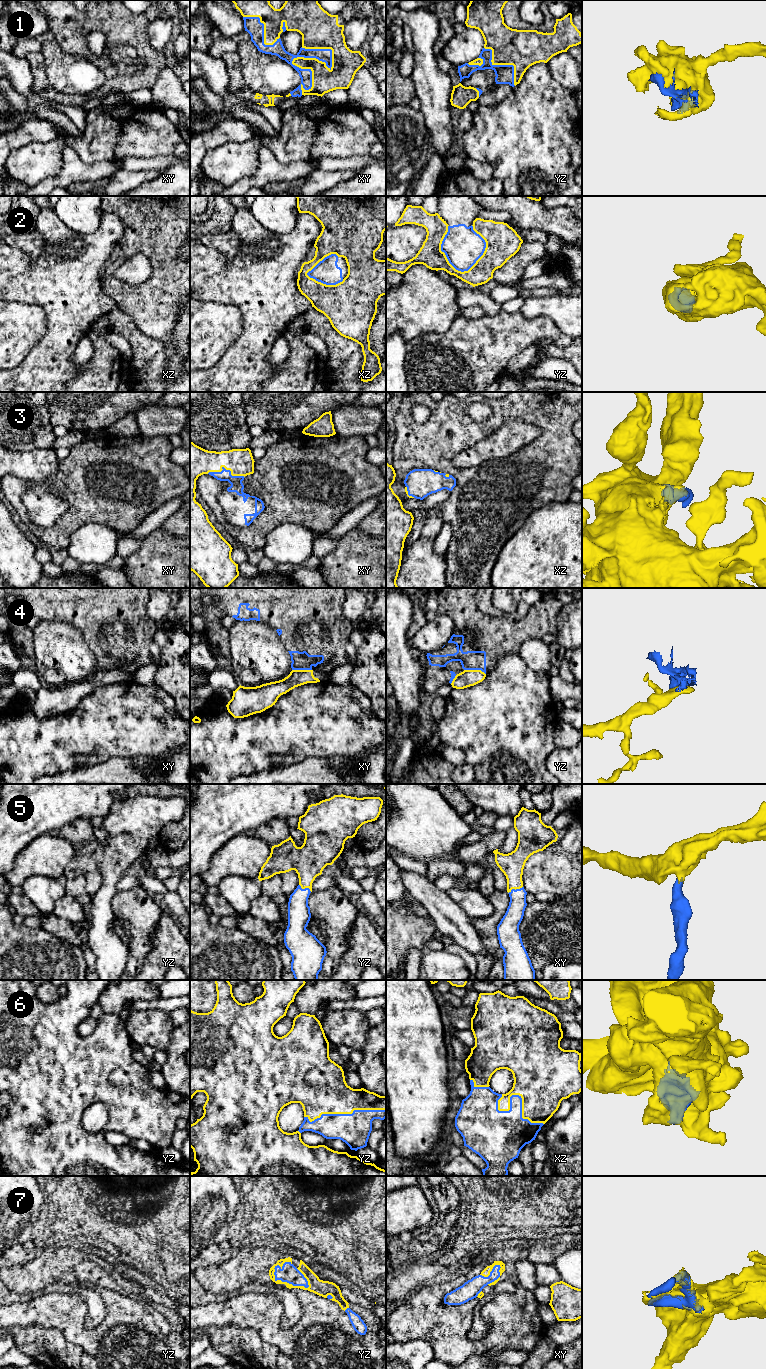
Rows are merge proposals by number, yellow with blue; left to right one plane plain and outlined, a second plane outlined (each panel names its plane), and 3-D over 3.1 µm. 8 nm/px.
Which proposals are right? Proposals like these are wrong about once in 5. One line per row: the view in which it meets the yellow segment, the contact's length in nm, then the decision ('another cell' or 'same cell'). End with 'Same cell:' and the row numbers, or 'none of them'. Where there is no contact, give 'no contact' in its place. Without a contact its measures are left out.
1: contact in xy; length 440 nm; same cell
2: contact in yz; length 400 nm; another cell
3: contact in xy; length 300 nm; same cell
4: contact in yz; length 180 nm; another cell
5: contact in xy; length 130 nm; same cell
6: contact in xz; length 420 nm; same cell
7: contact in yz; length 340 nm; same cell
Same cell: 1, 3, 5, 6, 7

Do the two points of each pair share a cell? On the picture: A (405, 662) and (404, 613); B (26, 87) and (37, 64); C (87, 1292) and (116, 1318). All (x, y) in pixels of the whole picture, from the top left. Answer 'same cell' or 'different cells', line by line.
A: same cell
B: different cells
C: different cells

